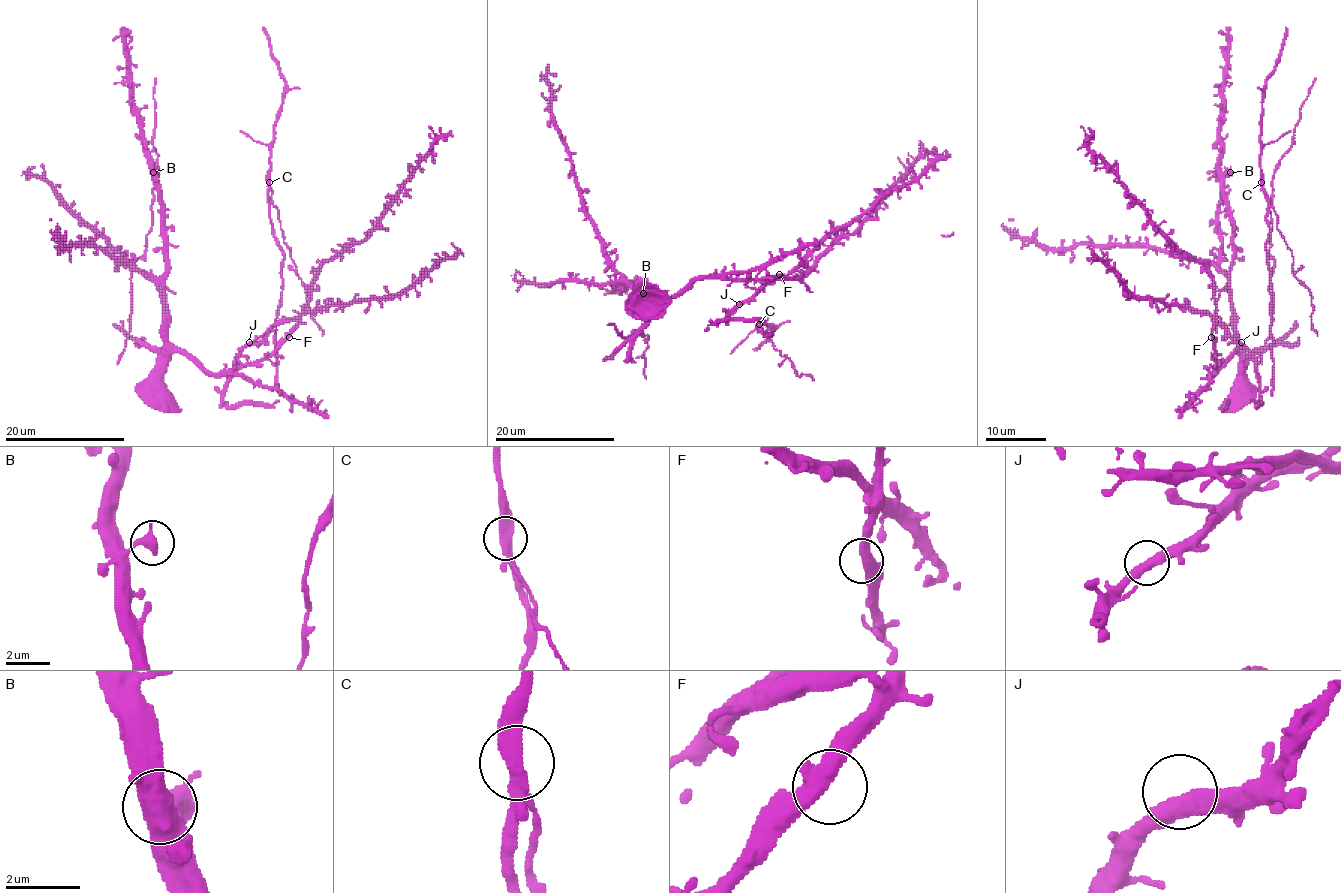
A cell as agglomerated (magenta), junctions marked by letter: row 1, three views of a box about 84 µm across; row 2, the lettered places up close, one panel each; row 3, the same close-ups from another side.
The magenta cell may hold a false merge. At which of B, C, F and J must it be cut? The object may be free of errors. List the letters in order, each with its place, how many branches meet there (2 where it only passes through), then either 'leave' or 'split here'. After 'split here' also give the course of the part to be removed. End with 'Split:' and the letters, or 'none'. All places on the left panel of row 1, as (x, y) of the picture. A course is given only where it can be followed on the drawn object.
B: place (153, 172); branches 2; leave
C: place (269, 182); branches 2; split here; course (268, 181), (268, 216), (273, 237), (283, 256), (282, 304), (276, 319), (277, 390), (282, 396)
F: place (289, 337); branches 2; leave
J: place (249, 342); branches 2; leave
Split: C

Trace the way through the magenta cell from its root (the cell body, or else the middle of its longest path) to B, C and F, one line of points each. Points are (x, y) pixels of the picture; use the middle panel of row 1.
B: (757, 293), (767, 283), (787, 275), (694, 278), (680, 292), (664, 299), (658, 299), (647, 287), (643, 293)
C: (757, 293), (713, 323), (761, 320), (769, 334), (766, 335), (772, 335), (773, 329), (763, 332), (758, 325)
F: (757, 293), (767, 283), (787, 275), (779, 274)

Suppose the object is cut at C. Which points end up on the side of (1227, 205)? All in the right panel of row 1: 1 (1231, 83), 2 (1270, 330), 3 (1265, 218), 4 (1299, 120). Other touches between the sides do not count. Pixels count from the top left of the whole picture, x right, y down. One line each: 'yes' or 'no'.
1: yes
2: no
3: no
4: yes

